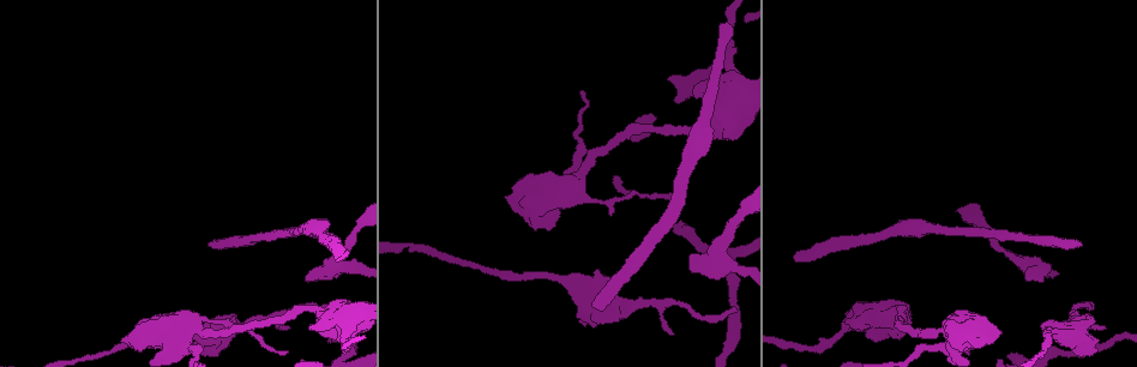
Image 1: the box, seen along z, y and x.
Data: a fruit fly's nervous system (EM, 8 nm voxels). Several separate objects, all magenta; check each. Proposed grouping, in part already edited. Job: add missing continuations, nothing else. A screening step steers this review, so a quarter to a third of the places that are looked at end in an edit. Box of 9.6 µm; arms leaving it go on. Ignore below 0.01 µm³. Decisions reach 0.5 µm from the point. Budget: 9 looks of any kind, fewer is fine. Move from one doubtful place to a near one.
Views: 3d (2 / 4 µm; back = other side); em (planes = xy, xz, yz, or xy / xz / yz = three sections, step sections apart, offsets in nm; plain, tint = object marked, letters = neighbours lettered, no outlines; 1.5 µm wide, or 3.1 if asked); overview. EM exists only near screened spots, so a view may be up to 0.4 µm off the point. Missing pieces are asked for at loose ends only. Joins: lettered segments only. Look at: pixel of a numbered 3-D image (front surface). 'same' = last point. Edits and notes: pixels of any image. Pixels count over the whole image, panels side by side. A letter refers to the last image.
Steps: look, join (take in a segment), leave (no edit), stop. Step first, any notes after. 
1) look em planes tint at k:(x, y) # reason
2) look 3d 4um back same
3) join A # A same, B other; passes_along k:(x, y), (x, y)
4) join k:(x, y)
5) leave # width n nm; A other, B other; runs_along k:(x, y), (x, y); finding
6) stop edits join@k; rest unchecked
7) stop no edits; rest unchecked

look 3d 4um at 1:(593, 307) # long arm stops here

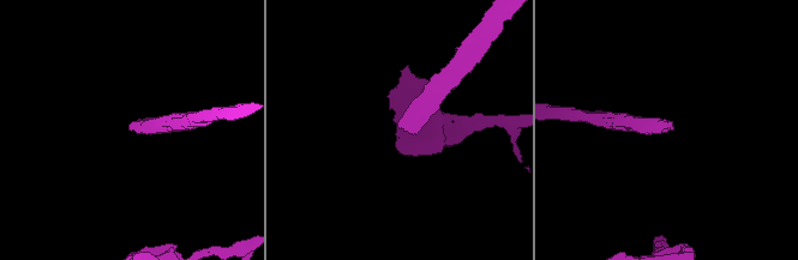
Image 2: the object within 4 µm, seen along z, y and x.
look em planes tint at 2:(665, 131)

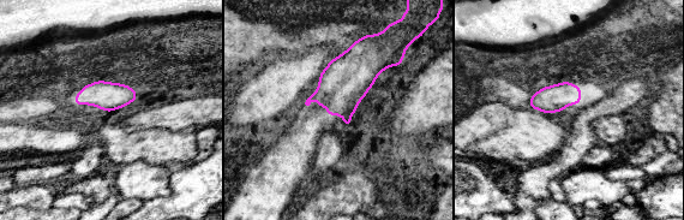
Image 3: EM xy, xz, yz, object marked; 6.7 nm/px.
look em planes letters same

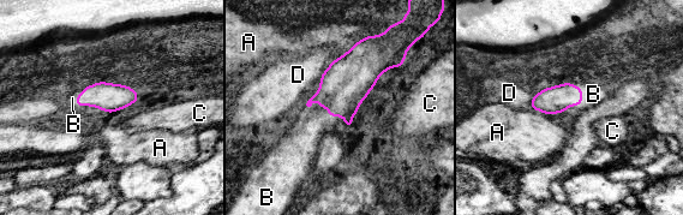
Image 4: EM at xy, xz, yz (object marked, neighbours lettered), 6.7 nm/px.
join B # A other, B same, C other, D other; passes_along 4:(346, 83), (328, 111), (303, 138); it goes on there

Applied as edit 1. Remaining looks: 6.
look overview

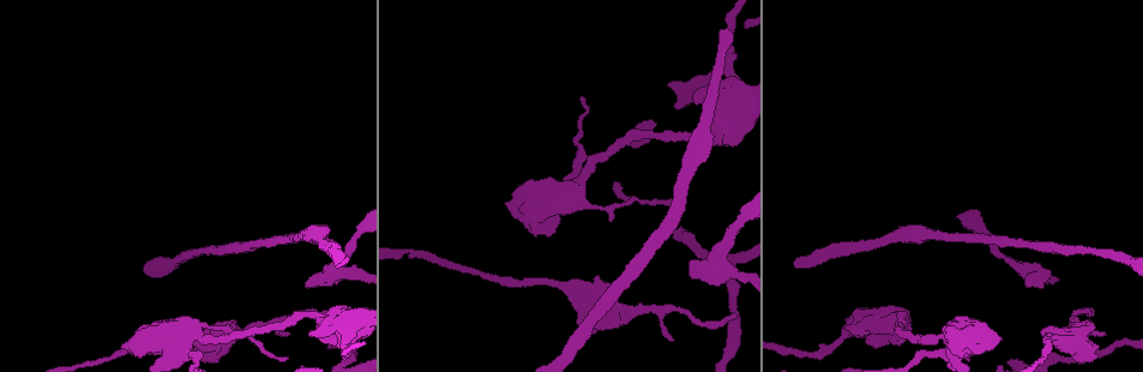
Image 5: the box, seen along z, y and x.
look em xz step 4 letters at 5:(733, 313) # an open end

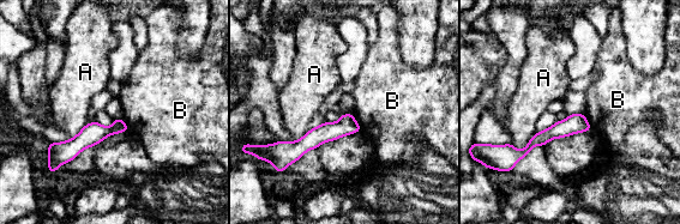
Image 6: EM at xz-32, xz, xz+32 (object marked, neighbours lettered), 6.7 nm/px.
look em planes letters same

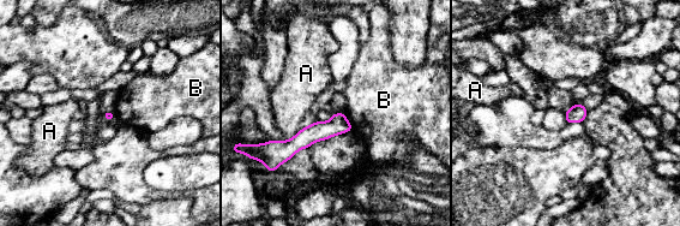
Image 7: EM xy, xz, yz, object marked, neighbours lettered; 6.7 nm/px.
leave # longest_contact A 170 nm; A other, B other; runs_along 7:(348, 128), (320, 130), (275, 150); none of them fits

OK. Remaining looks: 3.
look 3d 4um at 5:(287, 336) # free end

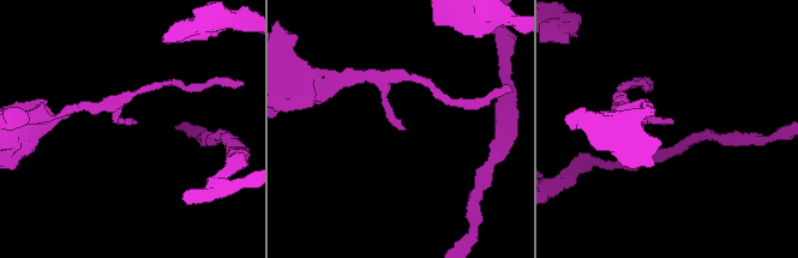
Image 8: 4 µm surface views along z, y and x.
look em planes letters at 8:(671, 122) # now the EM

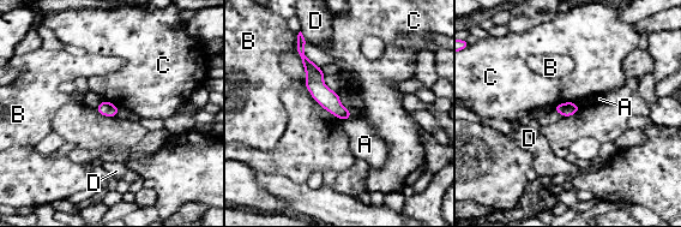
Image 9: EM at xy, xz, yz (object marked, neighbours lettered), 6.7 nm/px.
leave # longest_contact C 160 nm; A other, B other, C other, D other; border 9:(574, 102), (561, 102), (552, 107); no lettered segment goes on from it

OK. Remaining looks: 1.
stop edits join@4; rest unchecked

